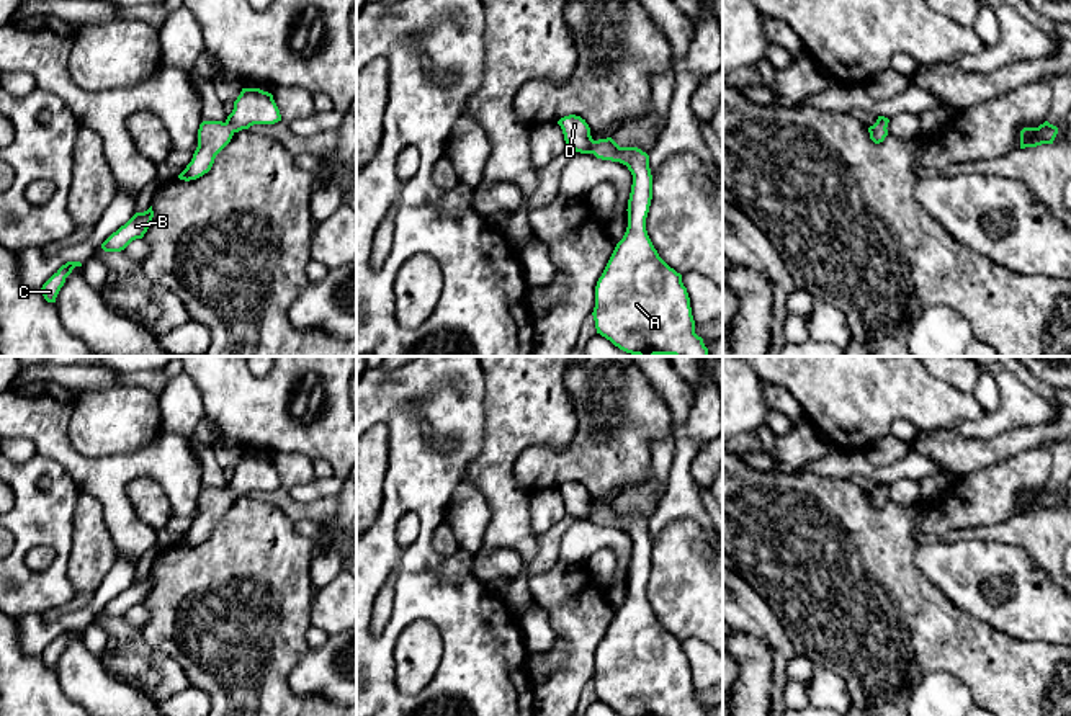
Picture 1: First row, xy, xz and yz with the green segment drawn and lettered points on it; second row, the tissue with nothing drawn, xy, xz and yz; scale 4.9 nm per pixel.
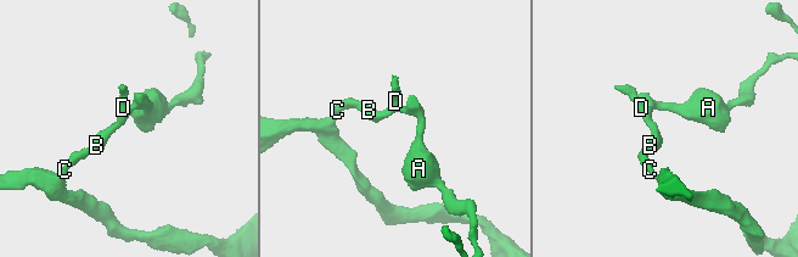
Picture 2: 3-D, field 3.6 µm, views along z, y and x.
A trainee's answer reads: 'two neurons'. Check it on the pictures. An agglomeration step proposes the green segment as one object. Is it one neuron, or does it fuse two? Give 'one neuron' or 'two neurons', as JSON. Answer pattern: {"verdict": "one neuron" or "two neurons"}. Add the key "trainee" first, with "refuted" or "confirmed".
{"trainee": "refuted", "verdict": "one neuron"}

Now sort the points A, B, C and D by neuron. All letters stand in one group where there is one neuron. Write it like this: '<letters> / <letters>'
A B C D

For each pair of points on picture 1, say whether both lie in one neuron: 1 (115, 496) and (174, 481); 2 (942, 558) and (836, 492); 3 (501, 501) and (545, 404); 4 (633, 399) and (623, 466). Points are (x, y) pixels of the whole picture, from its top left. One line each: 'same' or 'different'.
1: same
2: different
3: same
4: same

